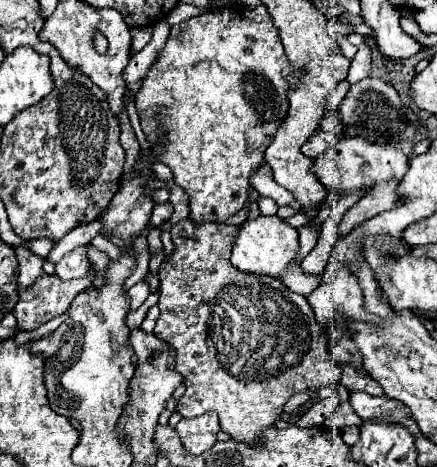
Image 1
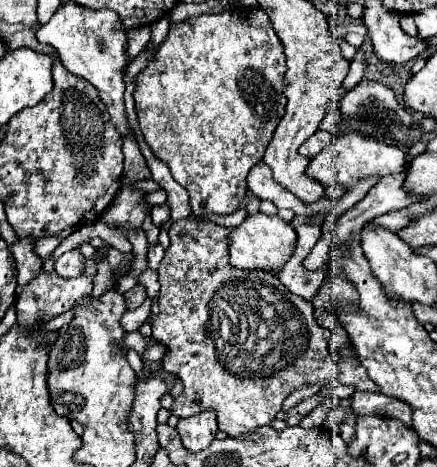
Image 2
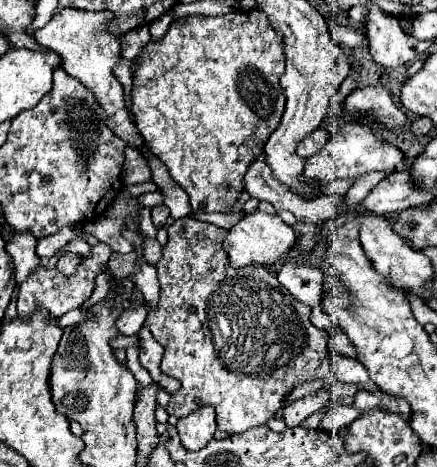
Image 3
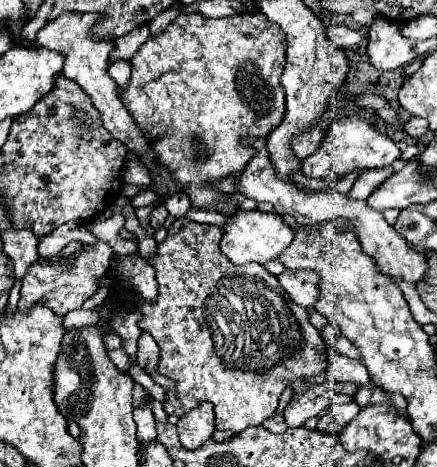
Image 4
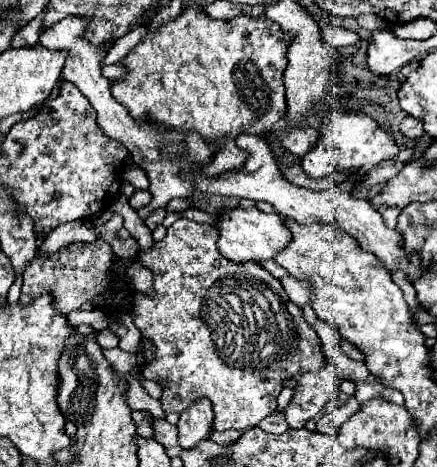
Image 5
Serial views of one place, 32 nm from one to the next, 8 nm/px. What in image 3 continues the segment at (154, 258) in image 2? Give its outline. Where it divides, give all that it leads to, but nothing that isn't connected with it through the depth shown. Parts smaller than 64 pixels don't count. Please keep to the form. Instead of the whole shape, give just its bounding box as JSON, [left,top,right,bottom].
[143,237,162,266]

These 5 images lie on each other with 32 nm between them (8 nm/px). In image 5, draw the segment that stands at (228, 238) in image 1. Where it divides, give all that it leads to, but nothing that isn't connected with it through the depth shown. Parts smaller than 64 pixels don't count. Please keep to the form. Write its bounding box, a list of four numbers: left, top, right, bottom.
[20,218,322,430]

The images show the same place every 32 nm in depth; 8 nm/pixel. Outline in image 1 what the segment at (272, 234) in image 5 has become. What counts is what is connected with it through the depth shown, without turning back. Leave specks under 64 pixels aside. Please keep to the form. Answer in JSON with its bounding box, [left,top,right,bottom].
[230,214,298,278]

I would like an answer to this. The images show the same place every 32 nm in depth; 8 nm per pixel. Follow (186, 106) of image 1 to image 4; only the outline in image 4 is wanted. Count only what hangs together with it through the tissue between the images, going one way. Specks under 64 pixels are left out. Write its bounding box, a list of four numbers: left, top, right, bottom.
[118,12,286,210]

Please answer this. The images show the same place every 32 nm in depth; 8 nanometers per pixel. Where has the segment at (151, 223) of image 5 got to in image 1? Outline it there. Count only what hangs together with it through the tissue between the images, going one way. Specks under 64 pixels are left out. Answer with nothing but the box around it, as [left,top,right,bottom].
[150,202,172,226]

